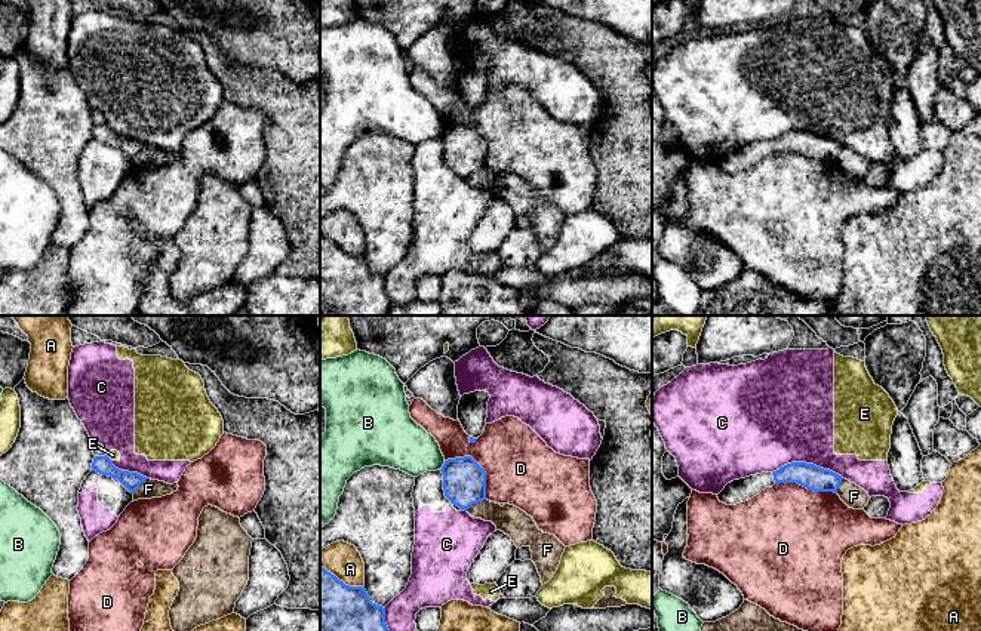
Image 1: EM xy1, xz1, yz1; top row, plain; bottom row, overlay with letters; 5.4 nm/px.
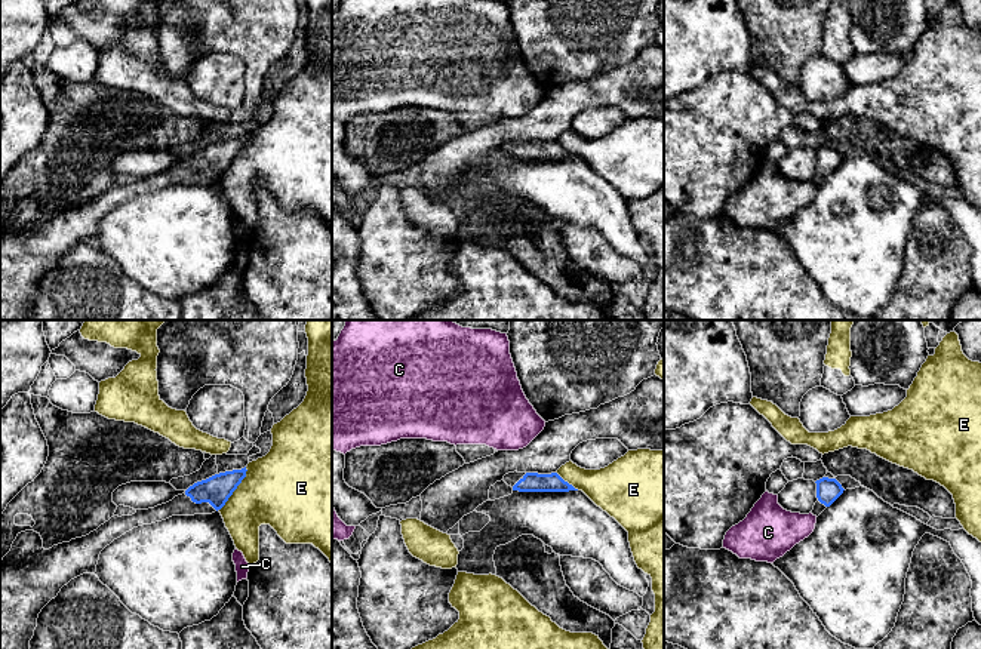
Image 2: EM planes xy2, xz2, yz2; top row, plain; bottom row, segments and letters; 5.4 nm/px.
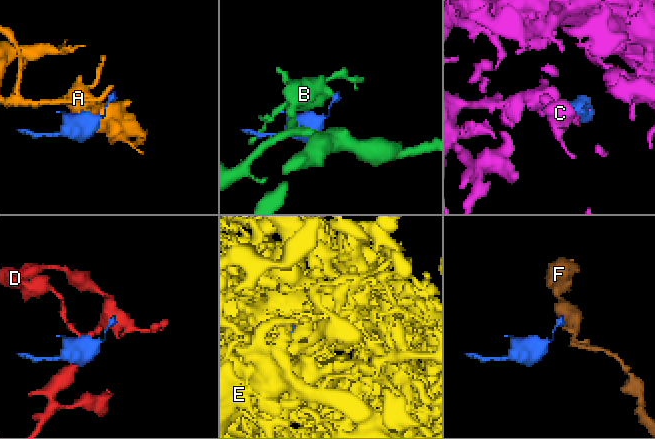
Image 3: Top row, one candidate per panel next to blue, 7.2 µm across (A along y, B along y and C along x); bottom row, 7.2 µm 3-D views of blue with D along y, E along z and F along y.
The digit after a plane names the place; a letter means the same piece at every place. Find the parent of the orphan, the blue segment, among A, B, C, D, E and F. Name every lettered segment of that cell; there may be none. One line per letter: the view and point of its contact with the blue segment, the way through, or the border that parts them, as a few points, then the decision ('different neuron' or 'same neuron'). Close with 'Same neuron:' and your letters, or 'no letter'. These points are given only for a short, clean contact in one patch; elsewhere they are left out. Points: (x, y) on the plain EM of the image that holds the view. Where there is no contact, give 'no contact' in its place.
A: xz1 (341, 249) | different neuron
B: xz1 (443, 134) | along xz1 (445, 129), (440, 138) | different neuron
C: yz1 (808, 132) | different neuron
D: xz1 (479, 134) | along xz1 (445, 128), (470, 125), (485, 141), (486, 166) | different neuron
E: xy2 (236, 156) | different neuron
F: xz1 (474, 171) | along xz1 (485, 166), (473, 171), (466, 178) | different neuron
Same neuron: no letter

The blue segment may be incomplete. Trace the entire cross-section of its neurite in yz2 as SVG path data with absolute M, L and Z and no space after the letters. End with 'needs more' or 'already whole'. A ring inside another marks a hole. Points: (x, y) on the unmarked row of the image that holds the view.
M822 145L815 151L818 169L814 173L812 182L818 185L843 162L845 157L836 147Z; needs more

